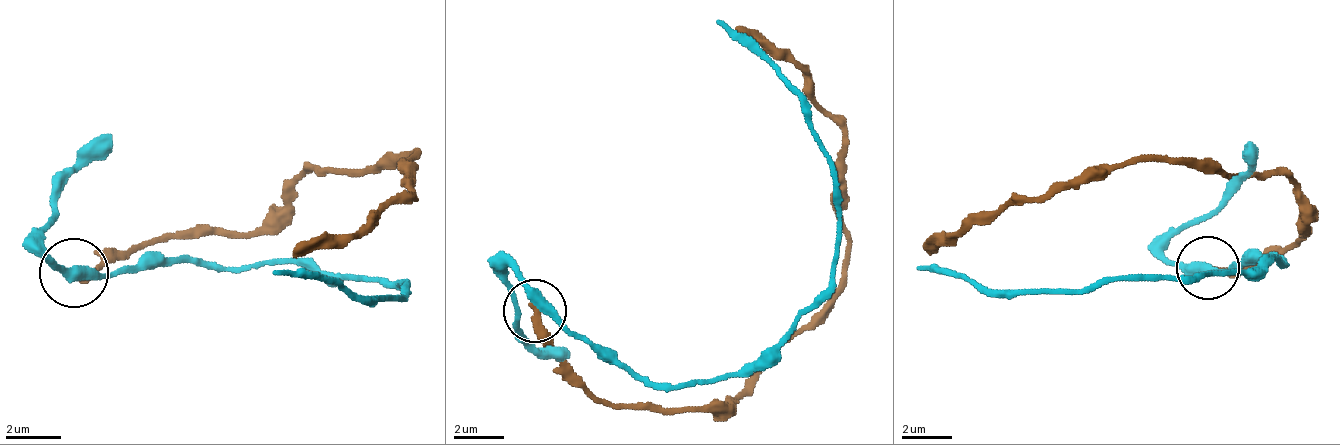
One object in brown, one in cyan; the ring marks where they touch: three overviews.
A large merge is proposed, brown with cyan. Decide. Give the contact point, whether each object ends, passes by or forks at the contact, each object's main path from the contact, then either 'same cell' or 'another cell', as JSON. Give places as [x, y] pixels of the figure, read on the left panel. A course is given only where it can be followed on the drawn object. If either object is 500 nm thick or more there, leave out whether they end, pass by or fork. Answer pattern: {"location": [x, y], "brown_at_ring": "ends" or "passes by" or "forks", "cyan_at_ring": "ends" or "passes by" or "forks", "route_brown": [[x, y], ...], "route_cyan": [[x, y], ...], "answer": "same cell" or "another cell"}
{"location": [73, 272], "brown_at_ring": "ends", "cyan_at_ring": "passes by", "route_brown": [[72, 274], [99, 274], [147, 239], [251, 233], [299, 171], [409, 157], [409, 198], [292, 253]], "route_cyan": [[72, 274], [189, 260], [272, 267], [306, 260], [396, 281], [403, 295], [375, 295], [272, 274]], "answer": "another cell"}

